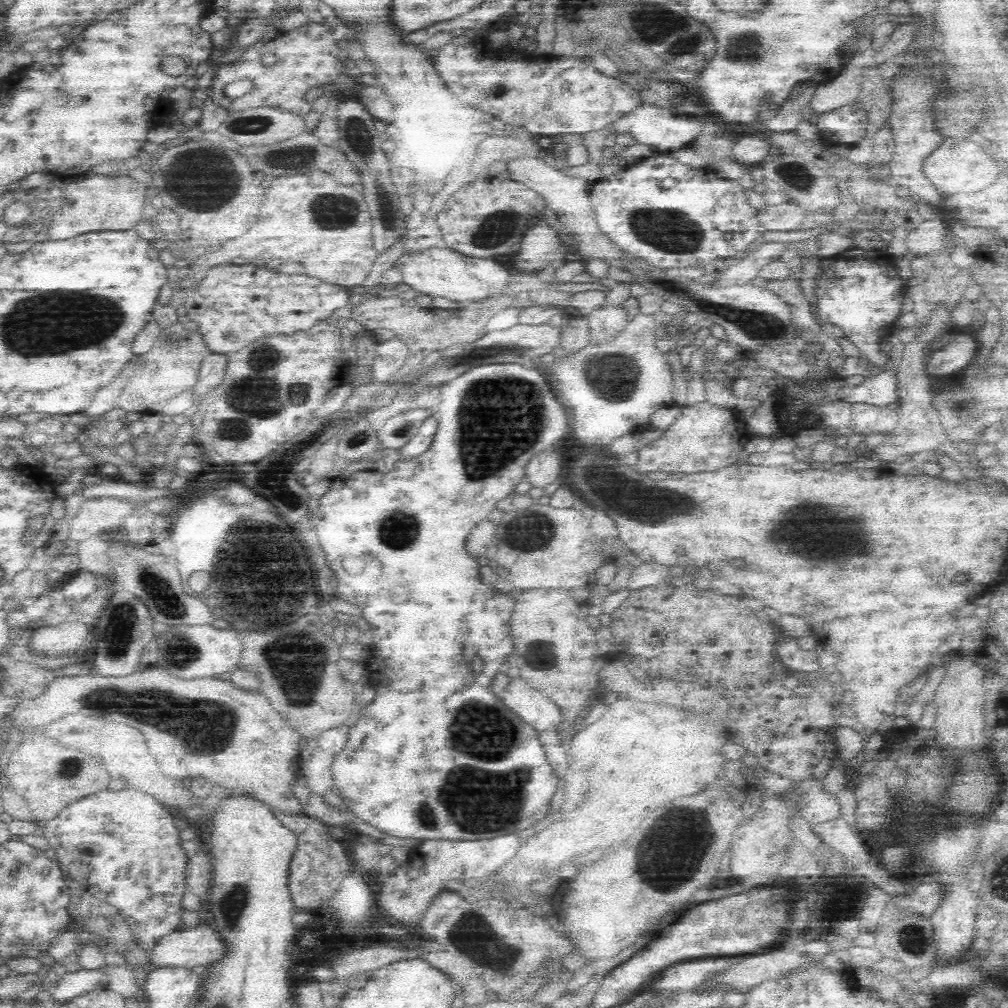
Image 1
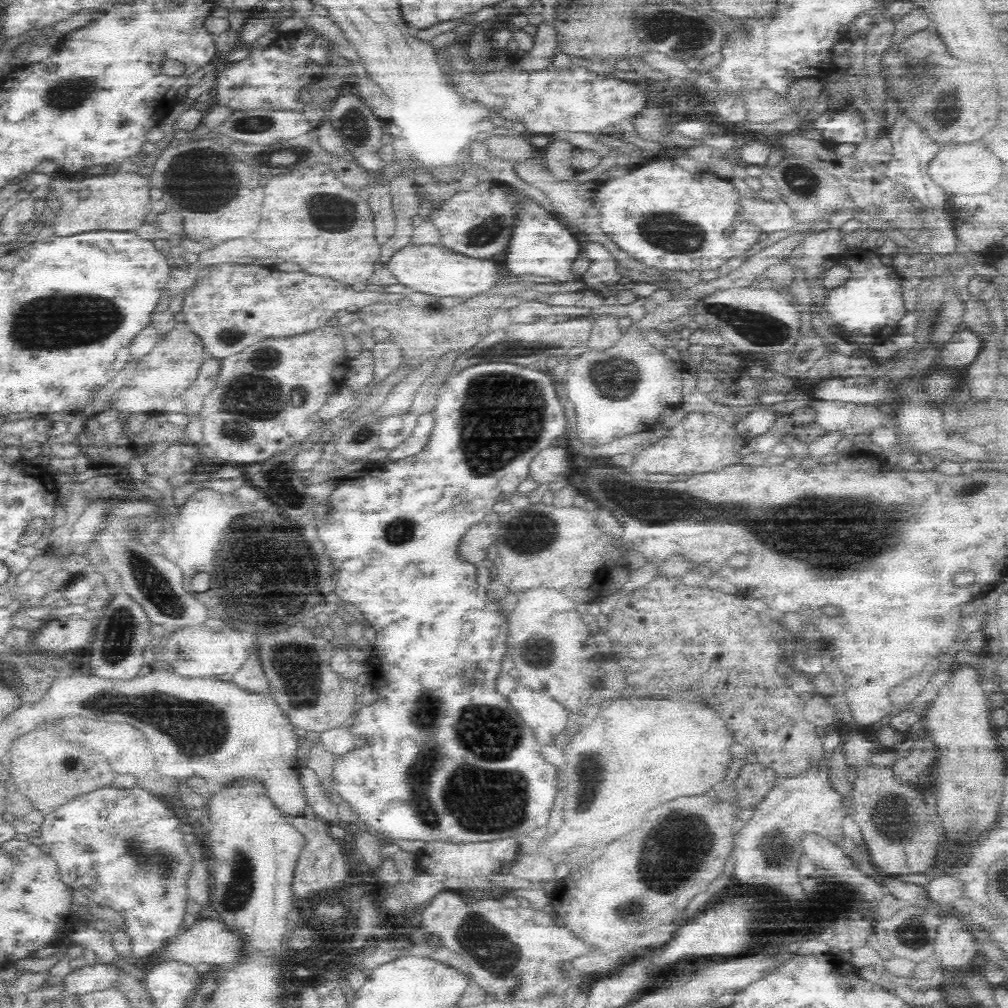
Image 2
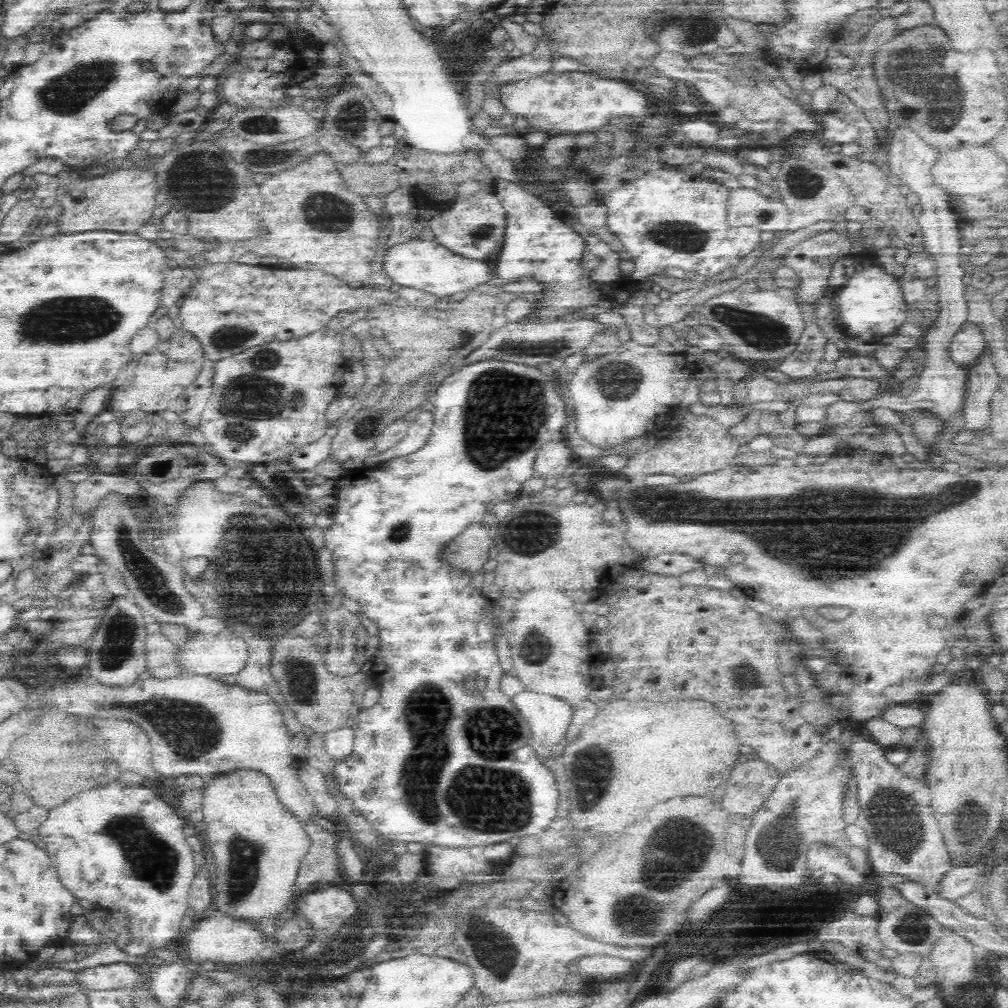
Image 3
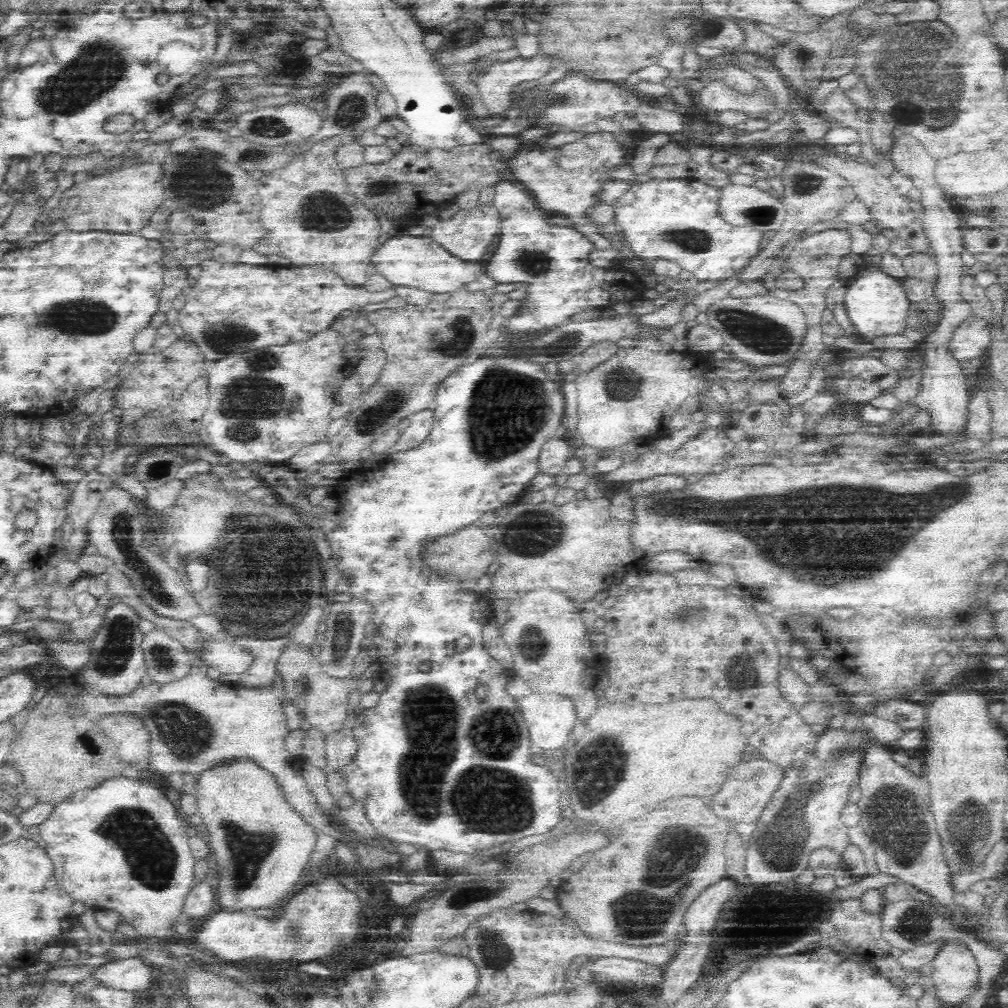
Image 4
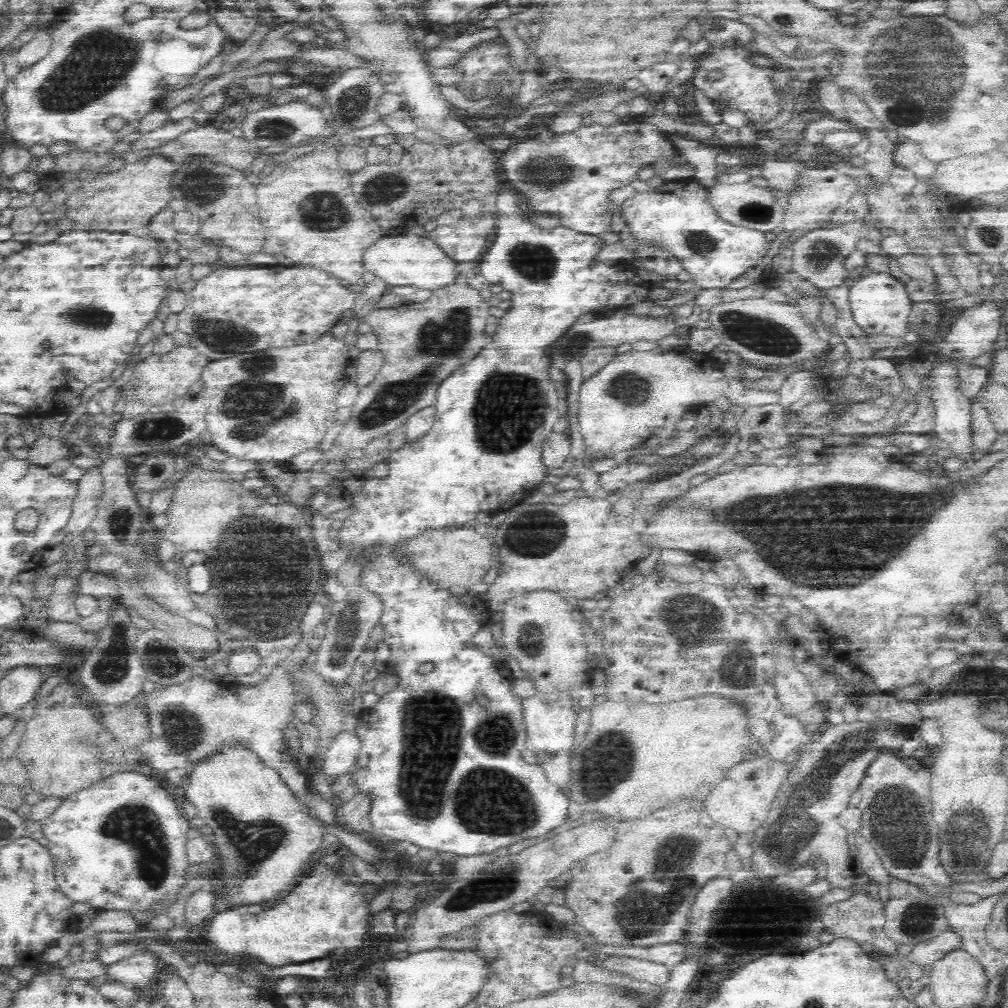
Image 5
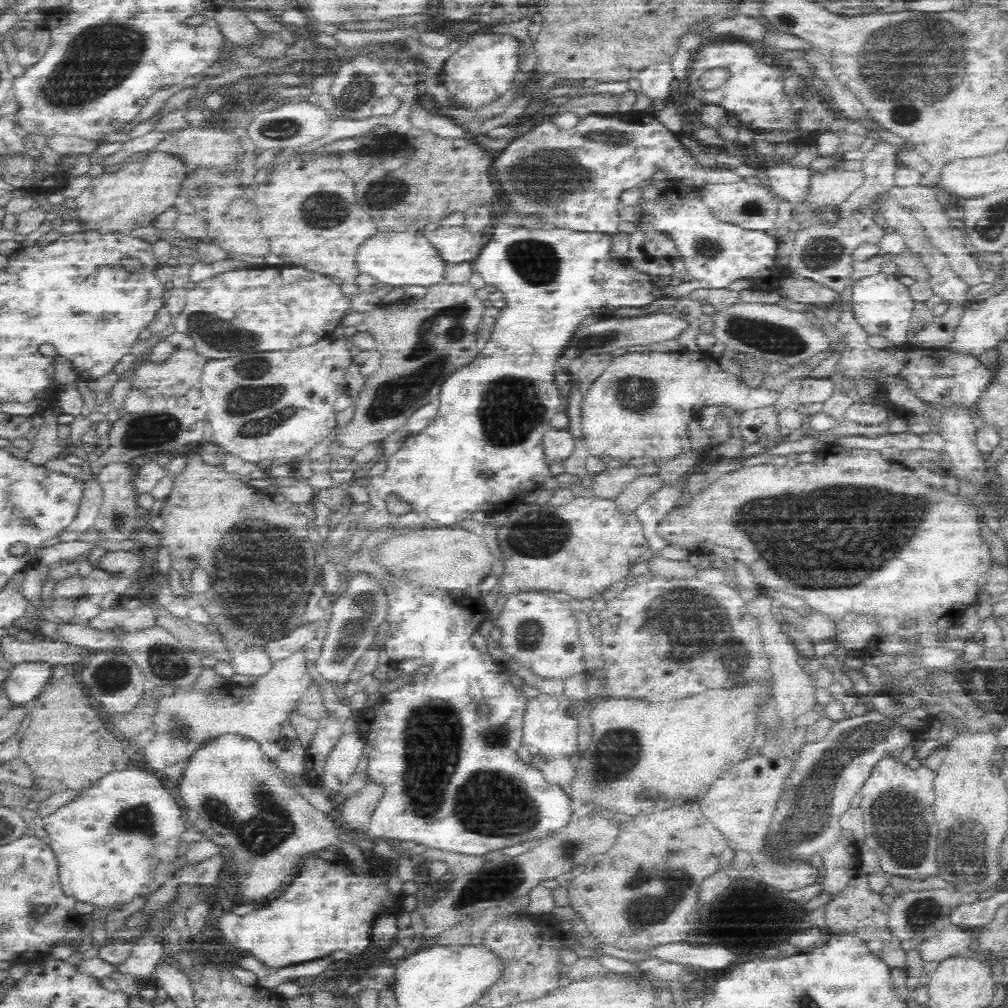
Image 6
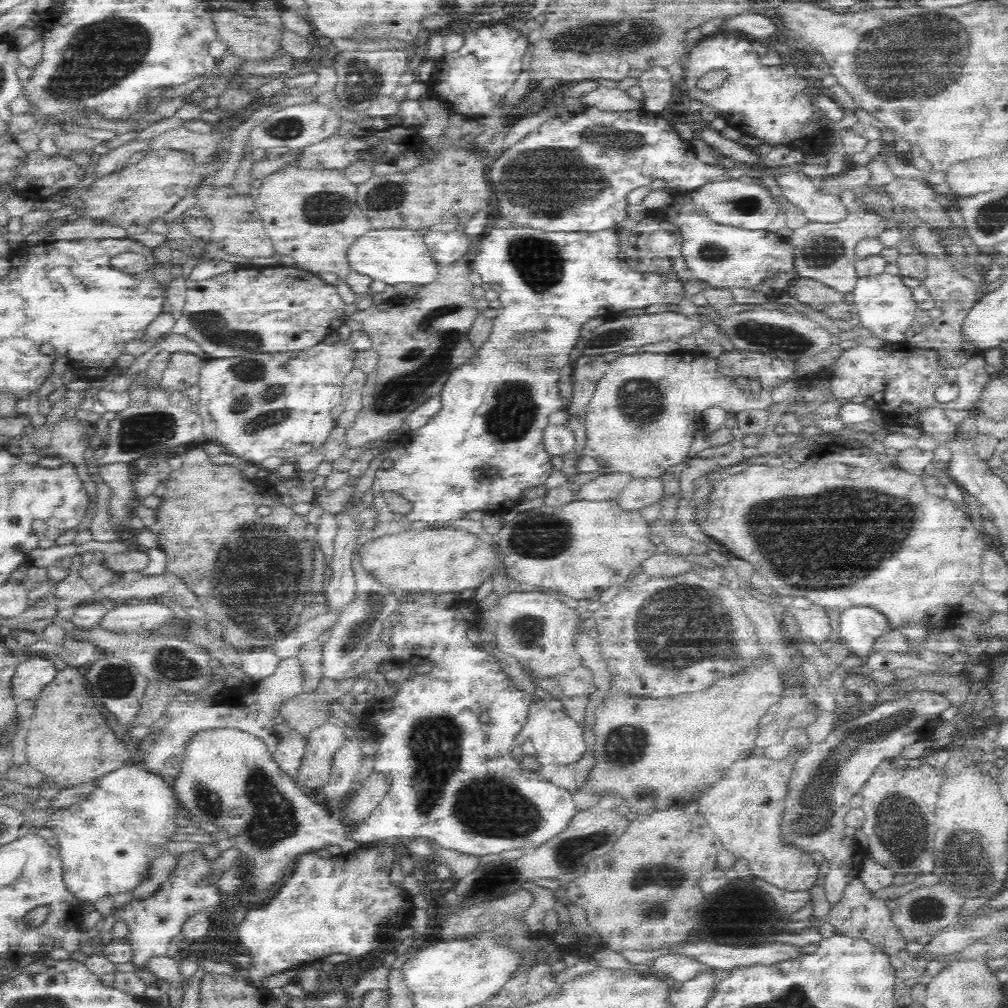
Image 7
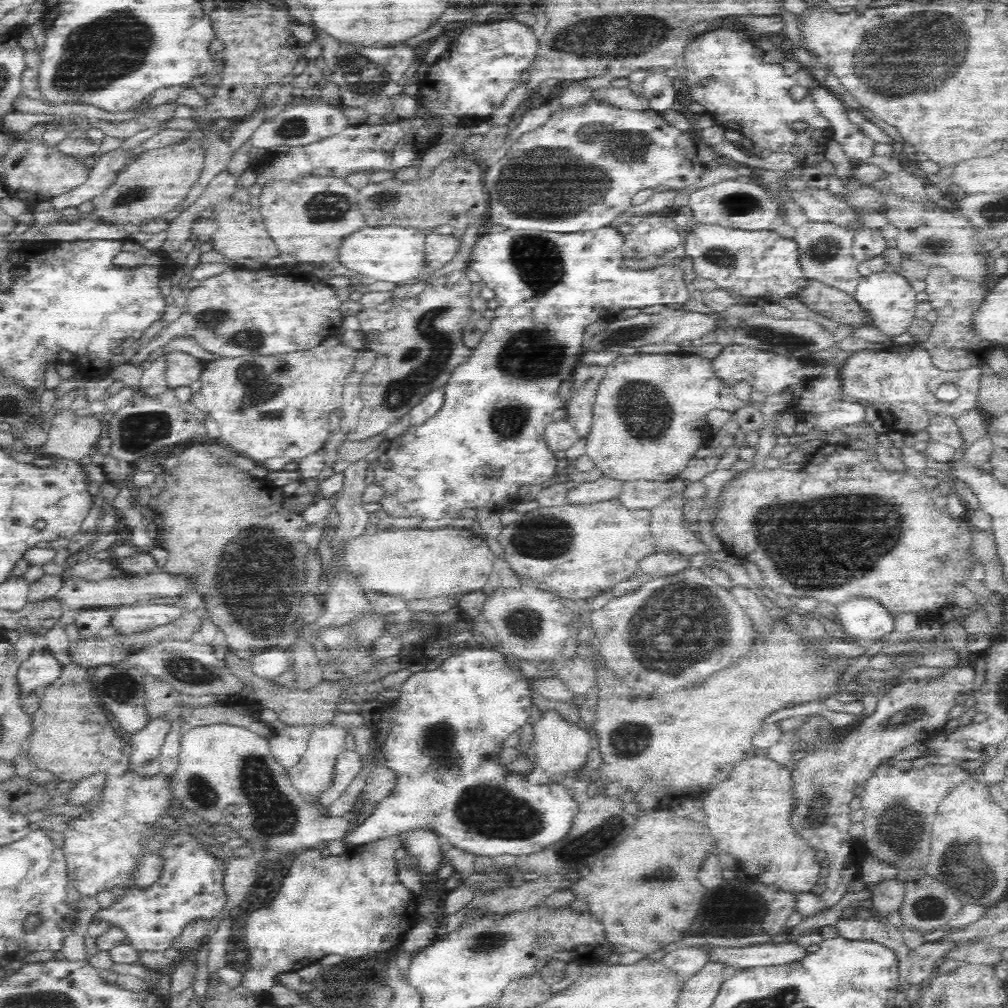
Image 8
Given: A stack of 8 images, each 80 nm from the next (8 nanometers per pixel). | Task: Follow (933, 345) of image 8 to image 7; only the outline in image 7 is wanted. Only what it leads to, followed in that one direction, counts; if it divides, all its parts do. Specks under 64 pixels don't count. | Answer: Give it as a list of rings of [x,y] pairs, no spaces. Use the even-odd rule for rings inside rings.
[[[925,256],[924,258],[927,265],[927,275],[924,280],[925,286],[930,294],[932,305],[940,308],[942,314],[937,319],[934,319],[930,326],[912,336],[909,343],[916,348],[938,351],[941,362],[947,368],[958,368],[960,364],[968,360],[970,355],[983,355],[982,351],[977,350],[974,346],[965,344],[963,338],[961,338],[962,323],[968,311],[976,305],[976,302],[979,302],[982,296],[980,288],[976,287],[972,280],[960,276],[952,269],[949,260],[943,260],[939,256]]]

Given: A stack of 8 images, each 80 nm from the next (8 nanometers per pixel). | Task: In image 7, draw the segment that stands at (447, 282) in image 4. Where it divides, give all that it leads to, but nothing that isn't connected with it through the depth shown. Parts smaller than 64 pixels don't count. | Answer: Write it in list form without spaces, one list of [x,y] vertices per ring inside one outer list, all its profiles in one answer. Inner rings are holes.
[[[405,229],[372,230],[368,235],[351,247],[349,256],[352,256],[352,270],[369,276],[371,280],[384,282],[395,286],[399,283],[410,283],[426,287],[436,281],[439,264],[432,257],[427,247],[424,233]]]

